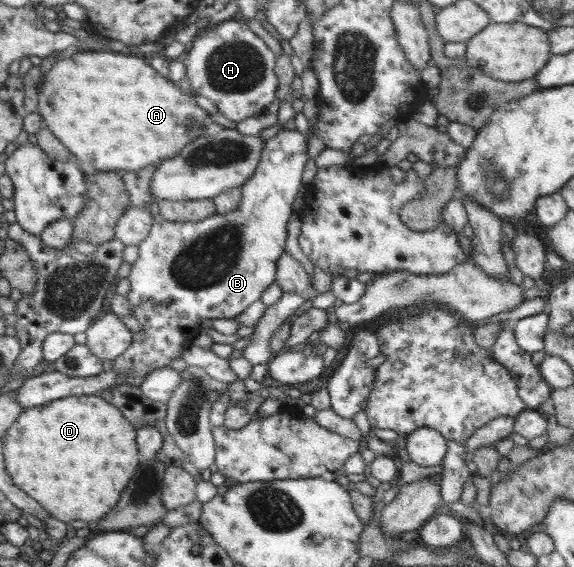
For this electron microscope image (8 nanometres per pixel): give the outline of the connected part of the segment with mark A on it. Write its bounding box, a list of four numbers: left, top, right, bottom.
[38,47,210,173]

